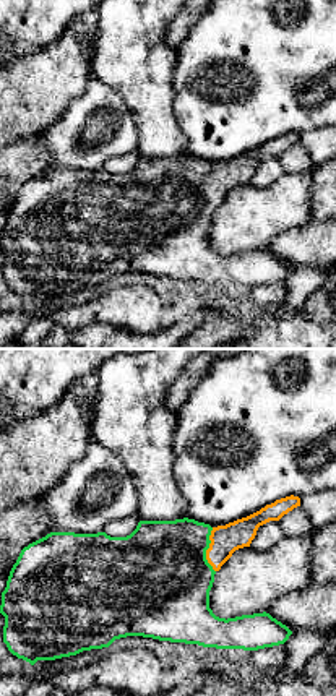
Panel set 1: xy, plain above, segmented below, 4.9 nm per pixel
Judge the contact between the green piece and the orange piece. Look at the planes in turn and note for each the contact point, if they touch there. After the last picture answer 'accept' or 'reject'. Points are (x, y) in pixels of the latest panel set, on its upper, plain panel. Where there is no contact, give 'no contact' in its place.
(206, 185)

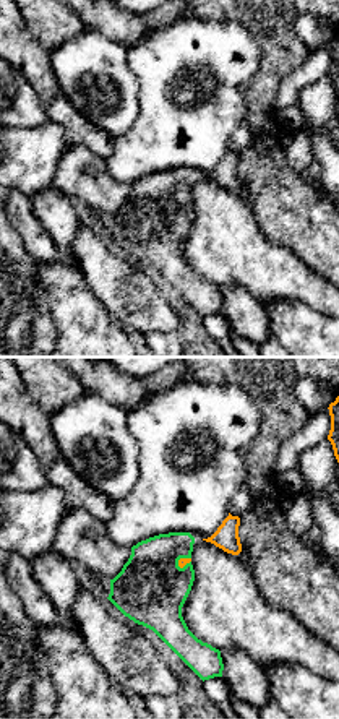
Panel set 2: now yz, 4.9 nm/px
(182, 193)

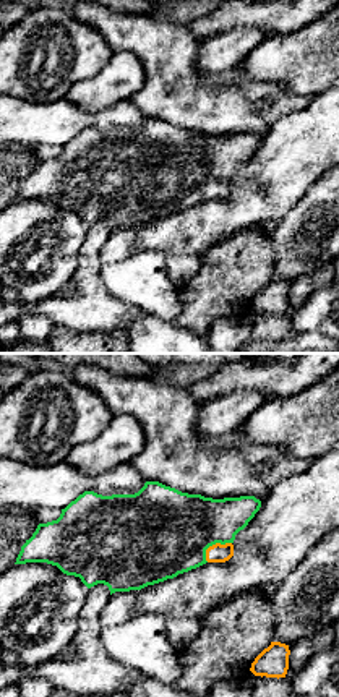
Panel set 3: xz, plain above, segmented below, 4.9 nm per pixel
(213, 180)

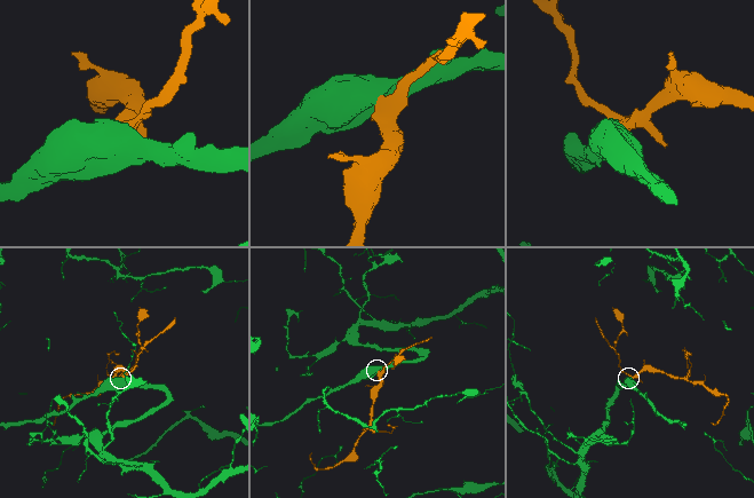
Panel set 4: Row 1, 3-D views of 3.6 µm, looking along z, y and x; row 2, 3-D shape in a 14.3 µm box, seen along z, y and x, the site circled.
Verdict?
accept

